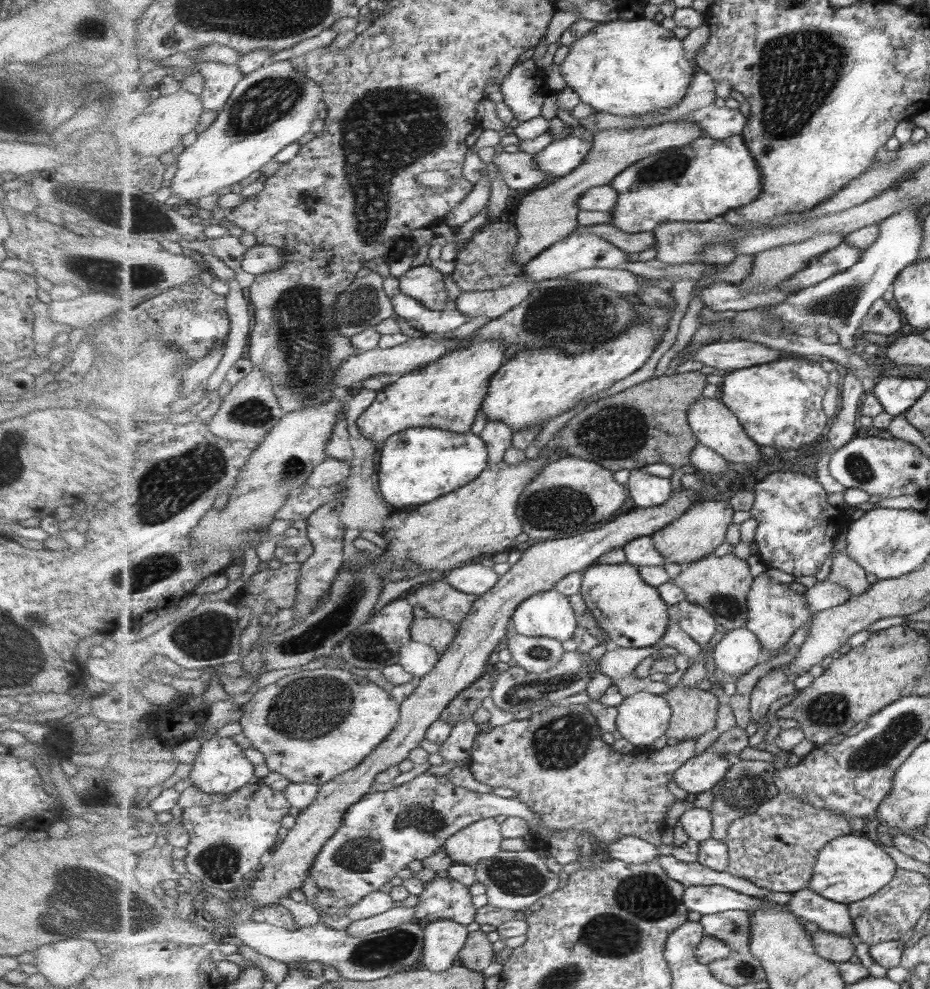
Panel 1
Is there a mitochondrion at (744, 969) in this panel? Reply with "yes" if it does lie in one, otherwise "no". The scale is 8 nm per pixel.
yes

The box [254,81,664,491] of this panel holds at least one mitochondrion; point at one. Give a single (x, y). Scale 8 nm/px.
(383, 133)

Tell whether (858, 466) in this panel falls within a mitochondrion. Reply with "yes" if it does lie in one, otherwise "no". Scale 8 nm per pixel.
yes

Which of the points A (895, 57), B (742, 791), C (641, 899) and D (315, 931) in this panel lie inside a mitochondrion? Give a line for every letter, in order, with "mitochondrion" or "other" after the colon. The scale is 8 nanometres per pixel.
A: other
B: mitochondrion
C: mitochondrion
D: other

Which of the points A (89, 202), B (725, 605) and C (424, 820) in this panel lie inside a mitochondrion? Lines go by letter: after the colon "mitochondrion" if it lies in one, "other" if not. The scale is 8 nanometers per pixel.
A: mitochondrion
B: mitochondrion
C: mitochondrion

